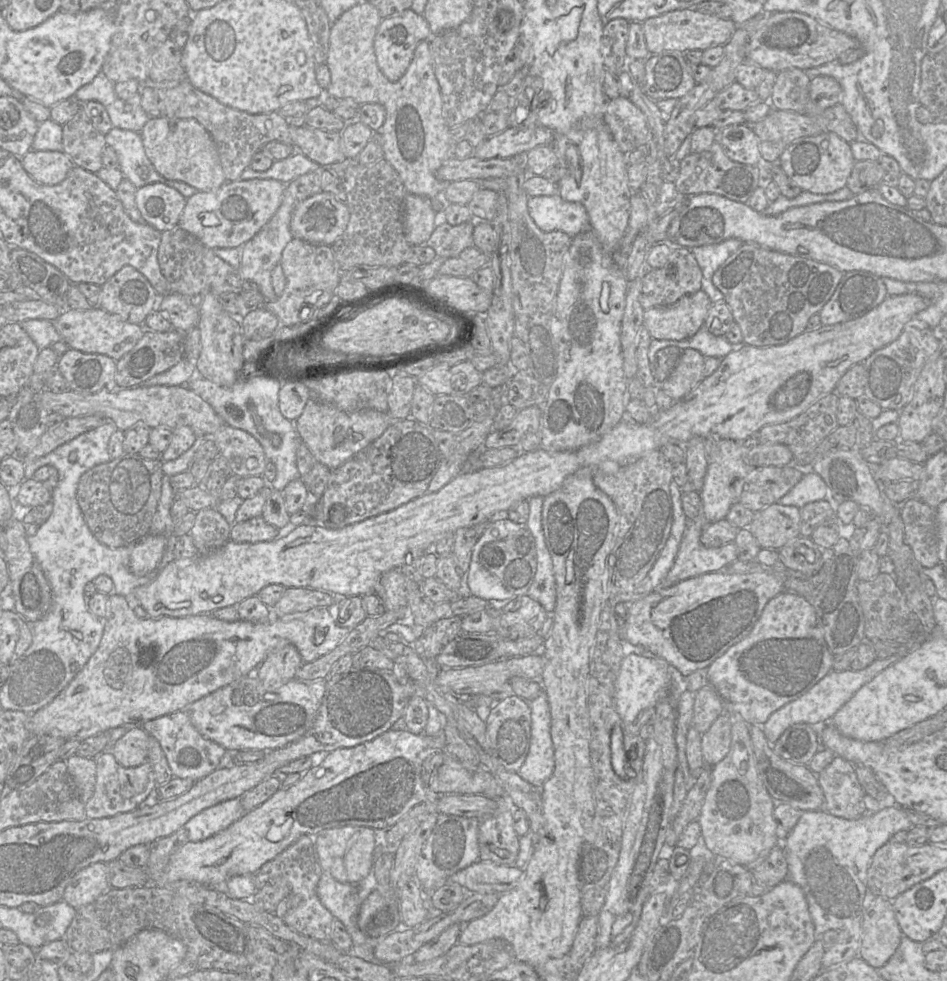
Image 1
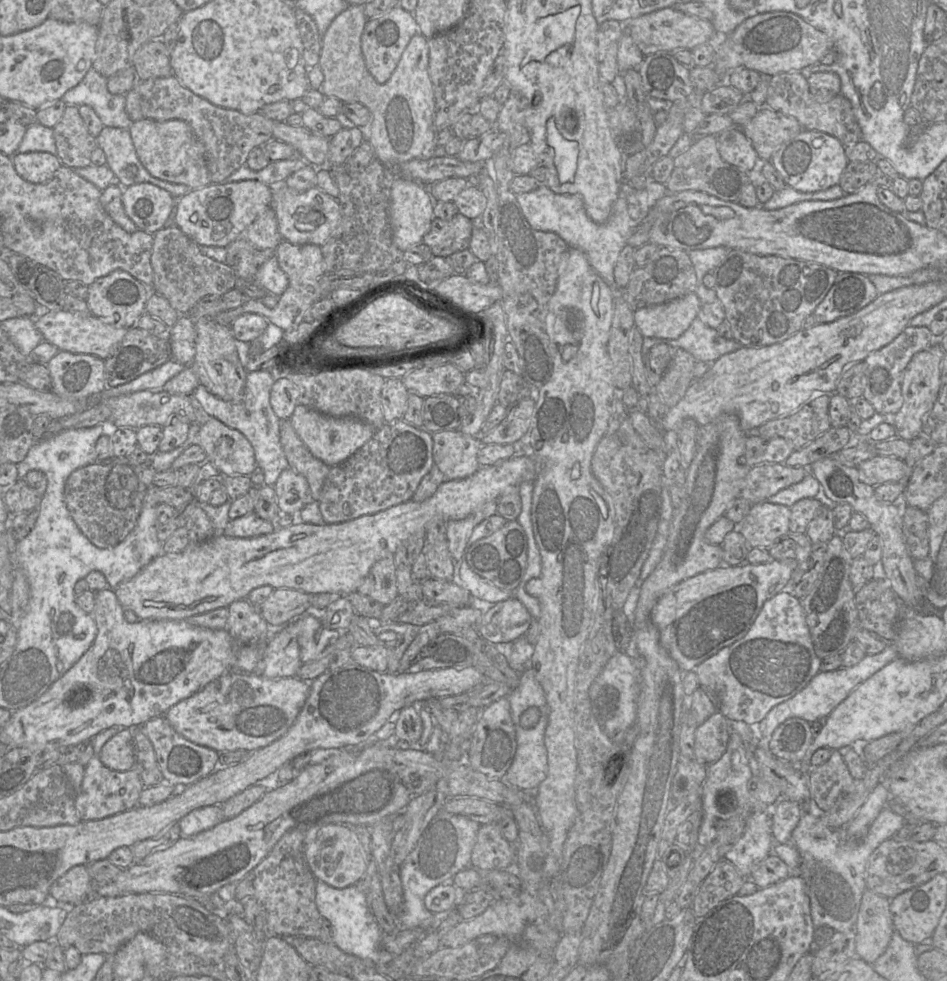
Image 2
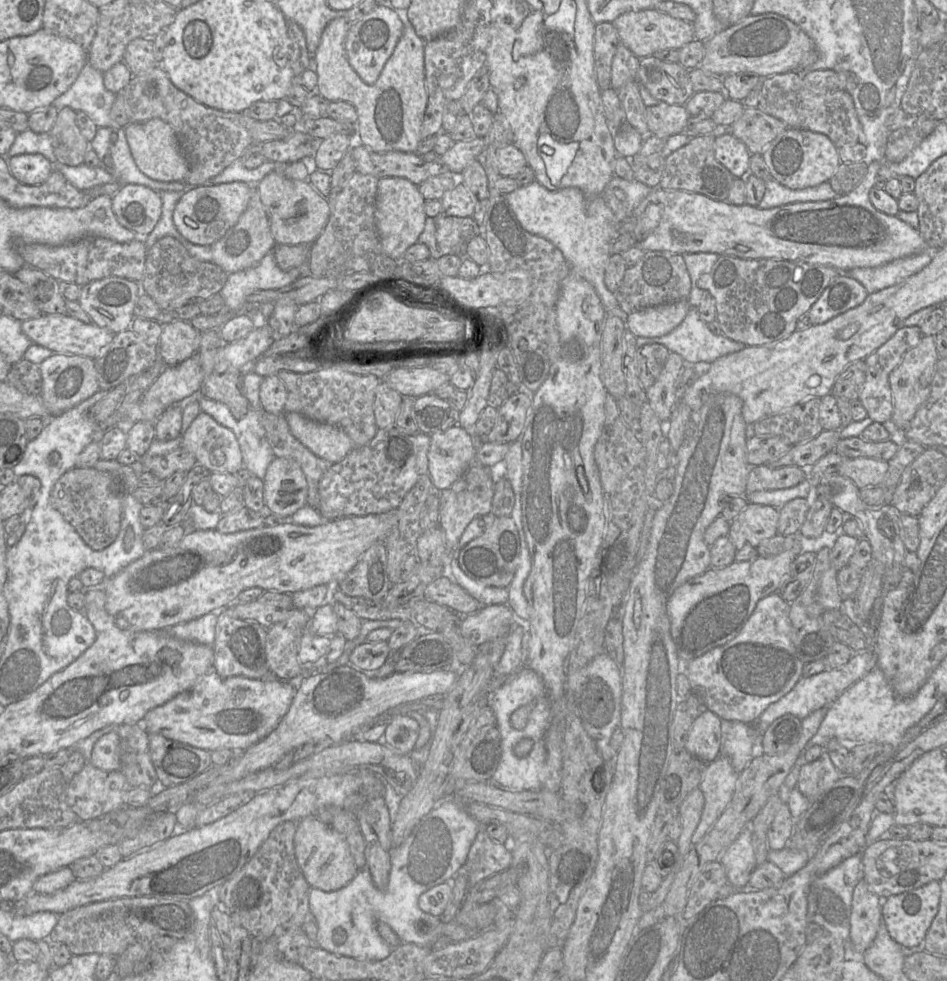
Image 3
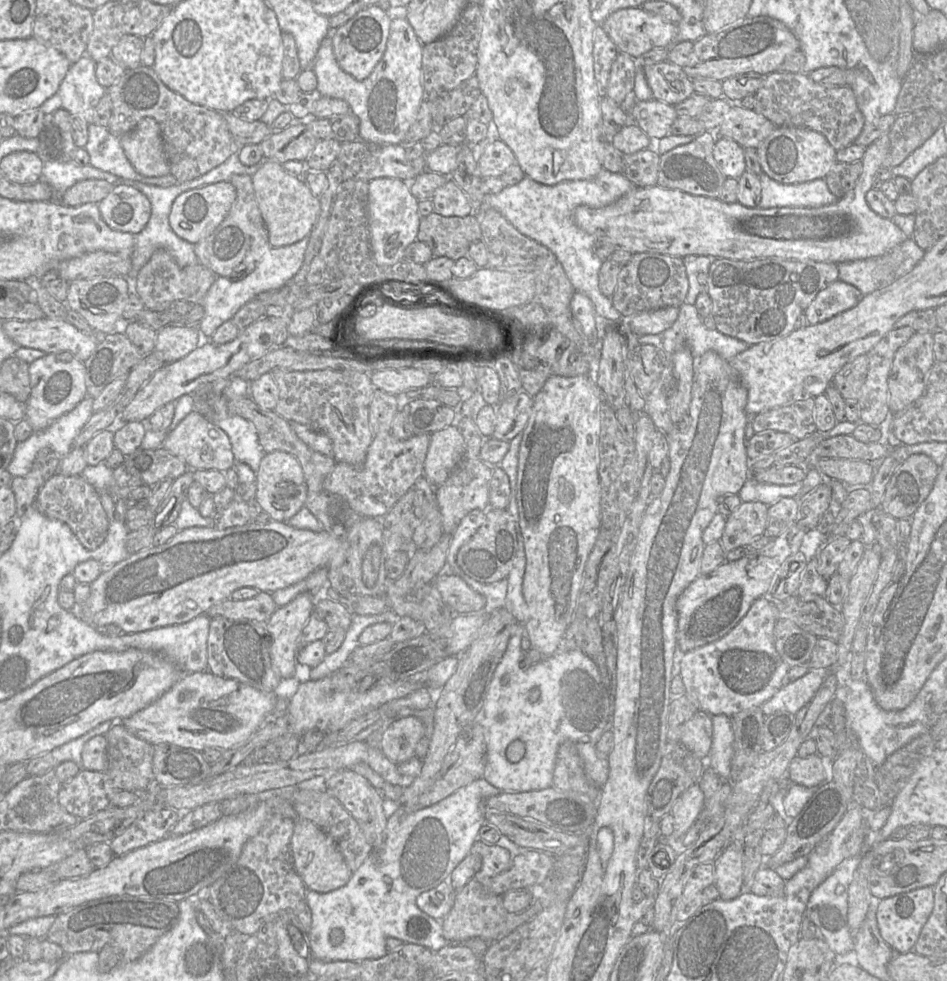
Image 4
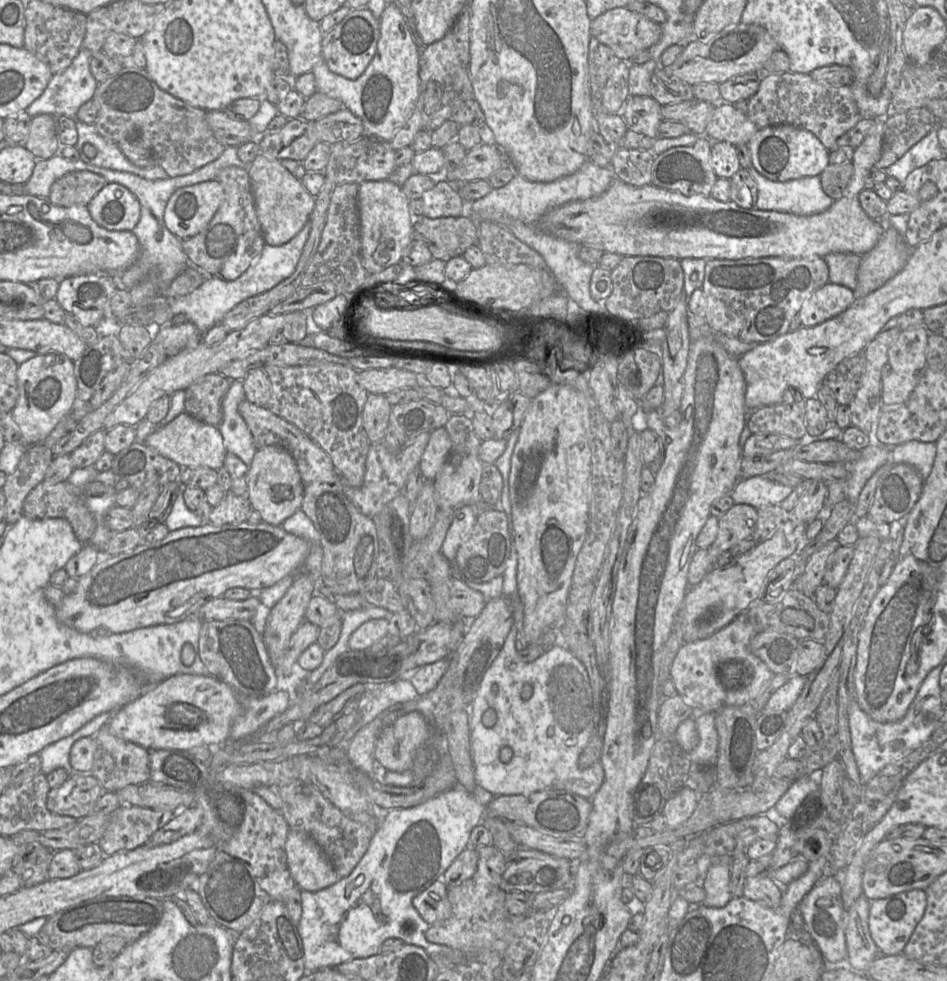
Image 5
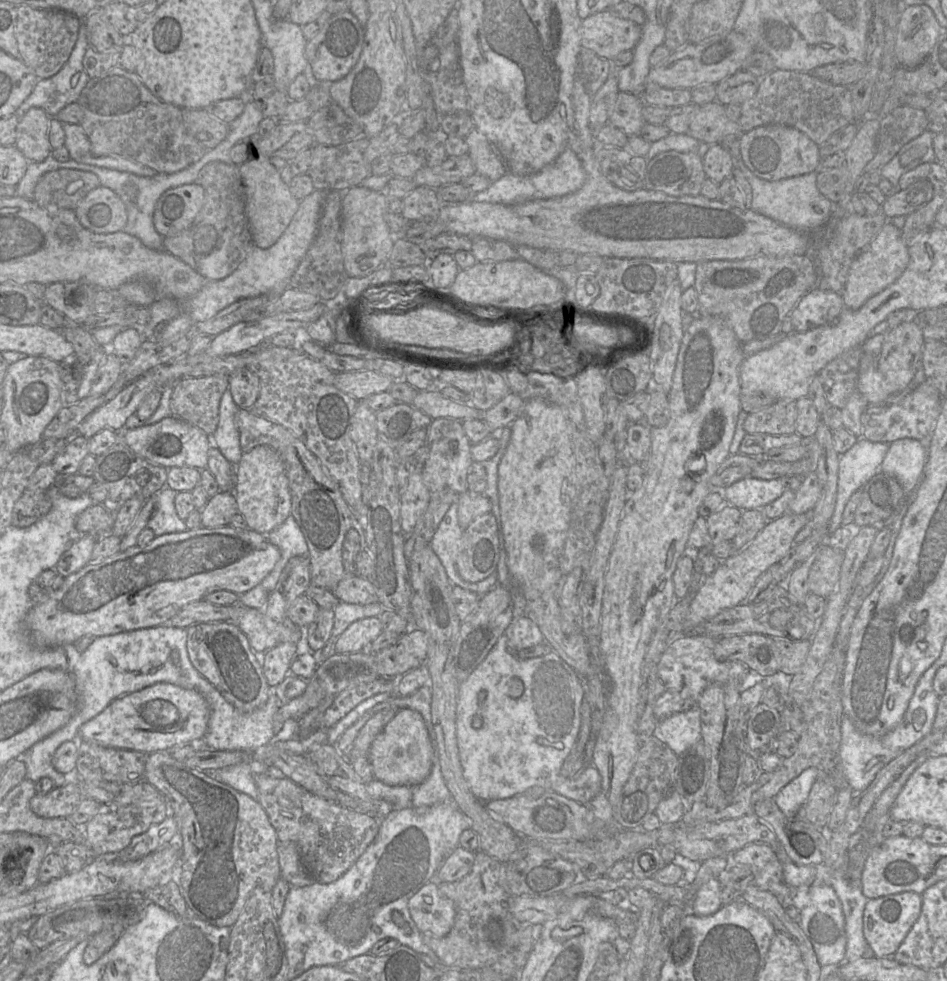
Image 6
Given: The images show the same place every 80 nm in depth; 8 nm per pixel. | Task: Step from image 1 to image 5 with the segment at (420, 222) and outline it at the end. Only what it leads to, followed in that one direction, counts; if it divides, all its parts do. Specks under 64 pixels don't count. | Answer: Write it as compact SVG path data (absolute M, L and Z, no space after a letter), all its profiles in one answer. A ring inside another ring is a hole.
M390 180L364 181L358 188L361 259L363 267L375 274L401 262L405 247L413 240L415 217L409 208L409 199L401 186Z

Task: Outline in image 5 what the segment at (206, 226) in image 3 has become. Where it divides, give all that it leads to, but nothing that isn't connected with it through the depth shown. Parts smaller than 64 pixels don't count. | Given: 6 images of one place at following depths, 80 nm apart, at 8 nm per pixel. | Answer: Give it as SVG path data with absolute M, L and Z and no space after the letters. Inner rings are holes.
M217 180L180 188L166 205L165 226L180 240L193 237L208 225L223 200L224 190Z

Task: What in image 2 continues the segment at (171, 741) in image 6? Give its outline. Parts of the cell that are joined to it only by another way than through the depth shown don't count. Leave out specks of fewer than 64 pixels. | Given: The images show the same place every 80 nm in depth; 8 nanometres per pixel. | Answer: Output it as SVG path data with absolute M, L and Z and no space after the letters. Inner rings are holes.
M228 672L198 692L181 700L164 714L176 732L186 739L216 751L253 752L282 737L295 722L310 691L310 682L297 677L266 678L260 673Z

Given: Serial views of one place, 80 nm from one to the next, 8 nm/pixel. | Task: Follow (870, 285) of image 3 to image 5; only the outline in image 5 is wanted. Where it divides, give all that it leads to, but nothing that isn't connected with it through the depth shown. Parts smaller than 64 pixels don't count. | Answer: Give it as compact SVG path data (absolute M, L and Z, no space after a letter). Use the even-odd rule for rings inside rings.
M831 253L823 257L829 268L829 283L842 285L852 291L857 286L861 256L853 253Z

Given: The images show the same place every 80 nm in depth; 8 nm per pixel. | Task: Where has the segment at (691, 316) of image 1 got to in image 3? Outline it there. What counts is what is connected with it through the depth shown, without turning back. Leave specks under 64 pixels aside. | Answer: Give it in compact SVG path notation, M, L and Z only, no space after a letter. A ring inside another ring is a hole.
M686 299L645 308L626 317L626 328L636 337L664 336L684 320L690 307Z

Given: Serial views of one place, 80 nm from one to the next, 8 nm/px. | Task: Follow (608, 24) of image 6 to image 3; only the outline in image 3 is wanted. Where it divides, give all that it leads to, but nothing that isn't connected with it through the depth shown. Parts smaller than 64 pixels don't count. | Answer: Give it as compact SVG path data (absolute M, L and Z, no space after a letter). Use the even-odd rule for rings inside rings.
M655 8L626 12L611 23L617 30L620 43L625 45L639 59L665 49L679 50L695 40L693 23L674 18Z

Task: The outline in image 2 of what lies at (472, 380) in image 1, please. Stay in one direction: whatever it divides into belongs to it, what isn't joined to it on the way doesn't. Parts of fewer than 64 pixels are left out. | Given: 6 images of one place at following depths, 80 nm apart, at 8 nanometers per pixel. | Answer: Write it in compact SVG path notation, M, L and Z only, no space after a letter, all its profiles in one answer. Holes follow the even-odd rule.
M452 364L425 366L401 378L409 393L426 398L433 395L452 395L465 382L465 373Z

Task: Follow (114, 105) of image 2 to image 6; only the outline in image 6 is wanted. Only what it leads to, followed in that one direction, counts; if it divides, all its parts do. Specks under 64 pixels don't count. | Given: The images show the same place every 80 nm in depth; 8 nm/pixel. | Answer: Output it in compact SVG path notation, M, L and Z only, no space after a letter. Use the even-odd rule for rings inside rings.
M83 18L76 44L69 59L55 75L39 79L31 94L12 115L22 117L30 108L40 107L50 117L77 99L90 80L83 66L83 58L89 47Z

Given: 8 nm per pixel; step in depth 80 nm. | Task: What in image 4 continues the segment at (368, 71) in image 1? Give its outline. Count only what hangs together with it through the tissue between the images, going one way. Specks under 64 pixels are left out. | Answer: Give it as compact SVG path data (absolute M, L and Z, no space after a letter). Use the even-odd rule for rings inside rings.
M392 18L382 58L366 79L358 81L344 72L337 63L332 44L334 32L329 29L309 66L317 78L318 94L344 100L349 105L351 113L359 119L359 139L377 144L402 144L416 119L423 97L423 44L407 19Z

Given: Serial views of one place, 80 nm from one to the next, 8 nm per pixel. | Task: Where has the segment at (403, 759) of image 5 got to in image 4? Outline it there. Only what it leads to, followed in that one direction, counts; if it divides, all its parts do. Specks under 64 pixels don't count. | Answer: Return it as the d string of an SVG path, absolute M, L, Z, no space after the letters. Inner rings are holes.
M417 717L396 719L384 731L379 748L389 760L399 765L414 756L423 733L424 726Z

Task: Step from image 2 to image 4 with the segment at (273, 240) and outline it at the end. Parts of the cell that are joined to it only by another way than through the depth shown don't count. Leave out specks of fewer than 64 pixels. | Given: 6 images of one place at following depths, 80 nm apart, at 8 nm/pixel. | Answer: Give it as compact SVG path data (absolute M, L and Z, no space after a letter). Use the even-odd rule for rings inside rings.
M233 175L229 182L236 189L236 199L221 224L206 238L194 246L199 263L216 275L239 279L251 272L264 253L271 247L251 176Z

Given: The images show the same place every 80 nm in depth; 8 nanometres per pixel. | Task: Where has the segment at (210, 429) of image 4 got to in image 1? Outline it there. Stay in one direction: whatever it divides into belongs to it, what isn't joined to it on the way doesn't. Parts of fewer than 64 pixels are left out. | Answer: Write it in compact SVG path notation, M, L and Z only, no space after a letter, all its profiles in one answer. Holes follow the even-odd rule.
M223 424L204 441L212 440L227 459L231 474L239 477L261 476L270 462L261 444L248 432Z

